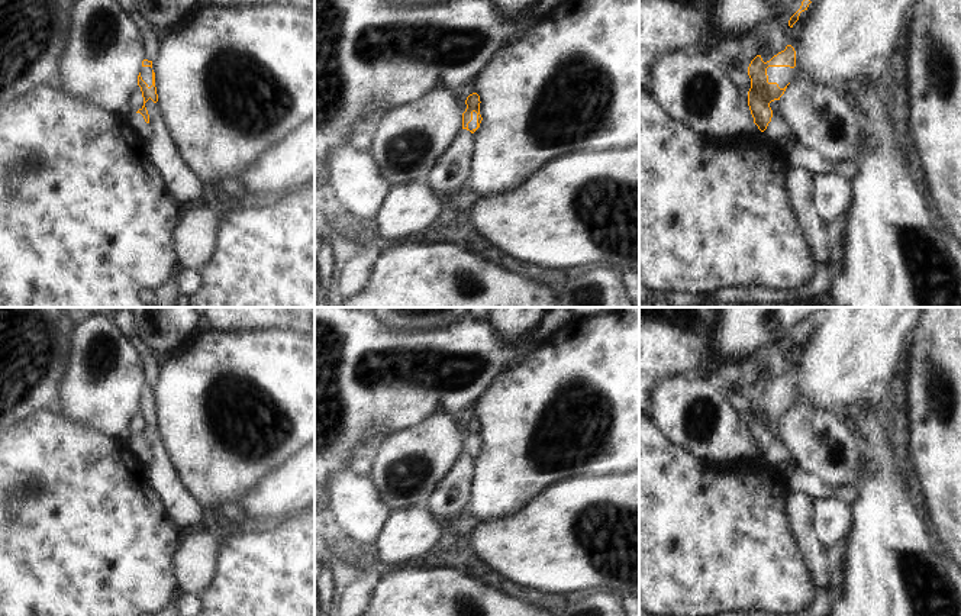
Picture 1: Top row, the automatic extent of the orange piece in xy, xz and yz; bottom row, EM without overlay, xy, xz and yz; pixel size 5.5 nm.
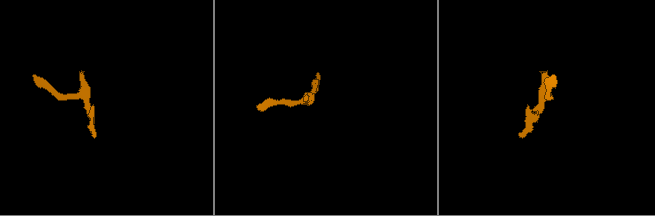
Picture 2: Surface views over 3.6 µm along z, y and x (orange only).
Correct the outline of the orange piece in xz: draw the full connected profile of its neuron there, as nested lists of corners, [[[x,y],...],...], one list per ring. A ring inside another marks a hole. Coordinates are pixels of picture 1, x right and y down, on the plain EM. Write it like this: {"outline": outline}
{"outline": [[[473,417],[467,422],[465,429],[467,433],[462,438],[462,454],[470,455],[474,458],[483,445],[480,439],[480,420],[477,417]]]}

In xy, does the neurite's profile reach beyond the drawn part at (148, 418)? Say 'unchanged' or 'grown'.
grown

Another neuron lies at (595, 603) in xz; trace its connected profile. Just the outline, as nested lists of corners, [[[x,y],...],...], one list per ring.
[[[593,590],[562,600],[555,616],[626,616],[622,602],[612,593]]]

